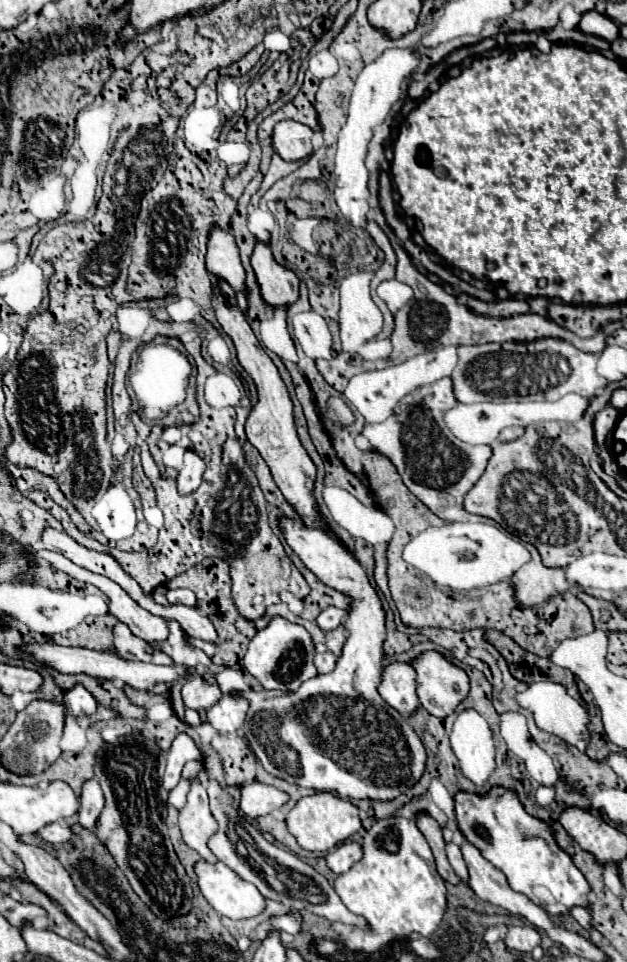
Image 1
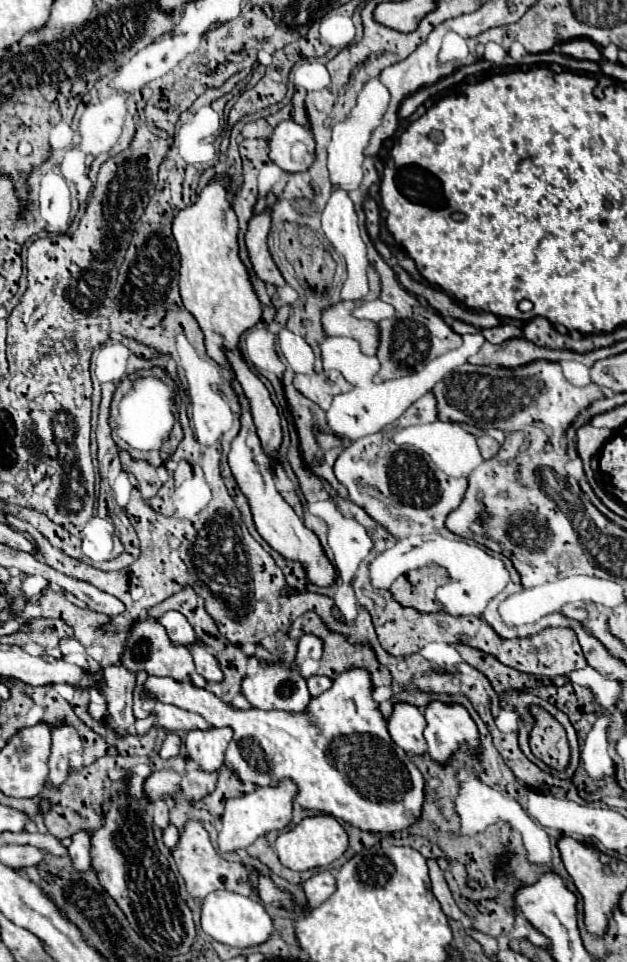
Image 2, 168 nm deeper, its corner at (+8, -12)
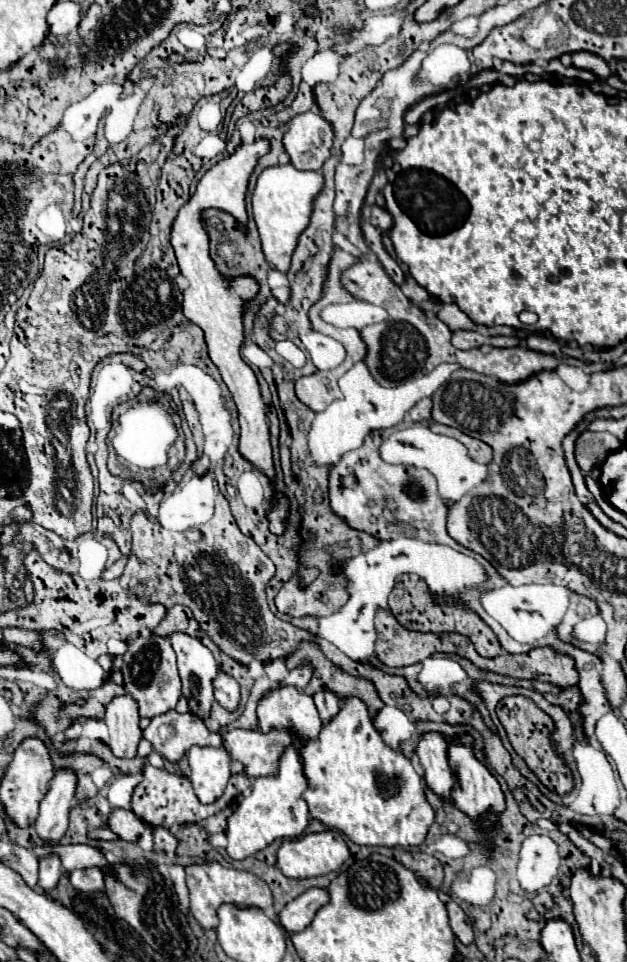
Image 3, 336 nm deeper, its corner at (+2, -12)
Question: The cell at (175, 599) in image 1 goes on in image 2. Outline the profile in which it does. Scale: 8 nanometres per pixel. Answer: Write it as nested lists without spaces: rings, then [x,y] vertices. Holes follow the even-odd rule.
[[[168,610],[168,612],[160,618],[160,622],[162,622],[162,626],[166,628],[166,632],[170,634],[170,640],[172,640],[174,644],[186,646],[186,644],[190,644],[190,642],[196,642],[196,634],[194,634],[192,626],[188,624],[188,620],[186,620],[186,616],[184,616],[182,612],[178,612],[178,610]]]

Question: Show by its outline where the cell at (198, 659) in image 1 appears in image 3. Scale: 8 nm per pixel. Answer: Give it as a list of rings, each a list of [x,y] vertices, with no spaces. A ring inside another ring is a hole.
[[[156,634],[138,636],[128,644],[128,652],[122,656],[120,664],[124,676],[124,690],[138,702],[140,718],[154,718],[158,714],[170,712],[180,698],[180,676],[176,670],[176,654],[168,638]]]

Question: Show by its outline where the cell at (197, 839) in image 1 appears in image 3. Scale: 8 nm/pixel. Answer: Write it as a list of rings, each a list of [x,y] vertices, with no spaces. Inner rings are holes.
[[[218,862],[194,864],[186,868],[186,882],[190,890],[190,910],[192,916],[204,930],[216,930],[218,926],[218,908],[222,904],[234,904],[240,908],[260,908],[264,912],[272,910],[272,892],[264,880],[250,872],[242,872],[236,868],[224,868]]]

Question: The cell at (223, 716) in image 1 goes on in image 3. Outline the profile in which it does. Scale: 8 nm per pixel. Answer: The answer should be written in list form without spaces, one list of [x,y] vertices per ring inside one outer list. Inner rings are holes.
[[[194,746],[188,752],[190,762],[190,782],[194,788],[194,794],[202,804],[216,802],[228,784],[230,778],[230,754],[224,746],[220,748],[198,748]]]

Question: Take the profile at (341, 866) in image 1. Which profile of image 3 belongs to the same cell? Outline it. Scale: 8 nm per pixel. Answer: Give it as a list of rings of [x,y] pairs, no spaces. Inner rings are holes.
[[[310,888],[298,898],[294,898],[292,902],[288,902],[282,908],[282,912],[276,916],[276,922],[288,934],[302,932],[312,922],[318,908],[322,908],[324,904],[328,904],[328,892],[322,888]]]

